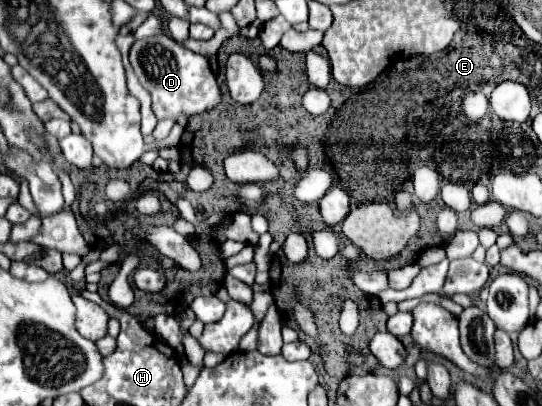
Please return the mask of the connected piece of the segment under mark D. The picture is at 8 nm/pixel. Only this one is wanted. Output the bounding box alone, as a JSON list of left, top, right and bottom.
[130,33,220,119]

